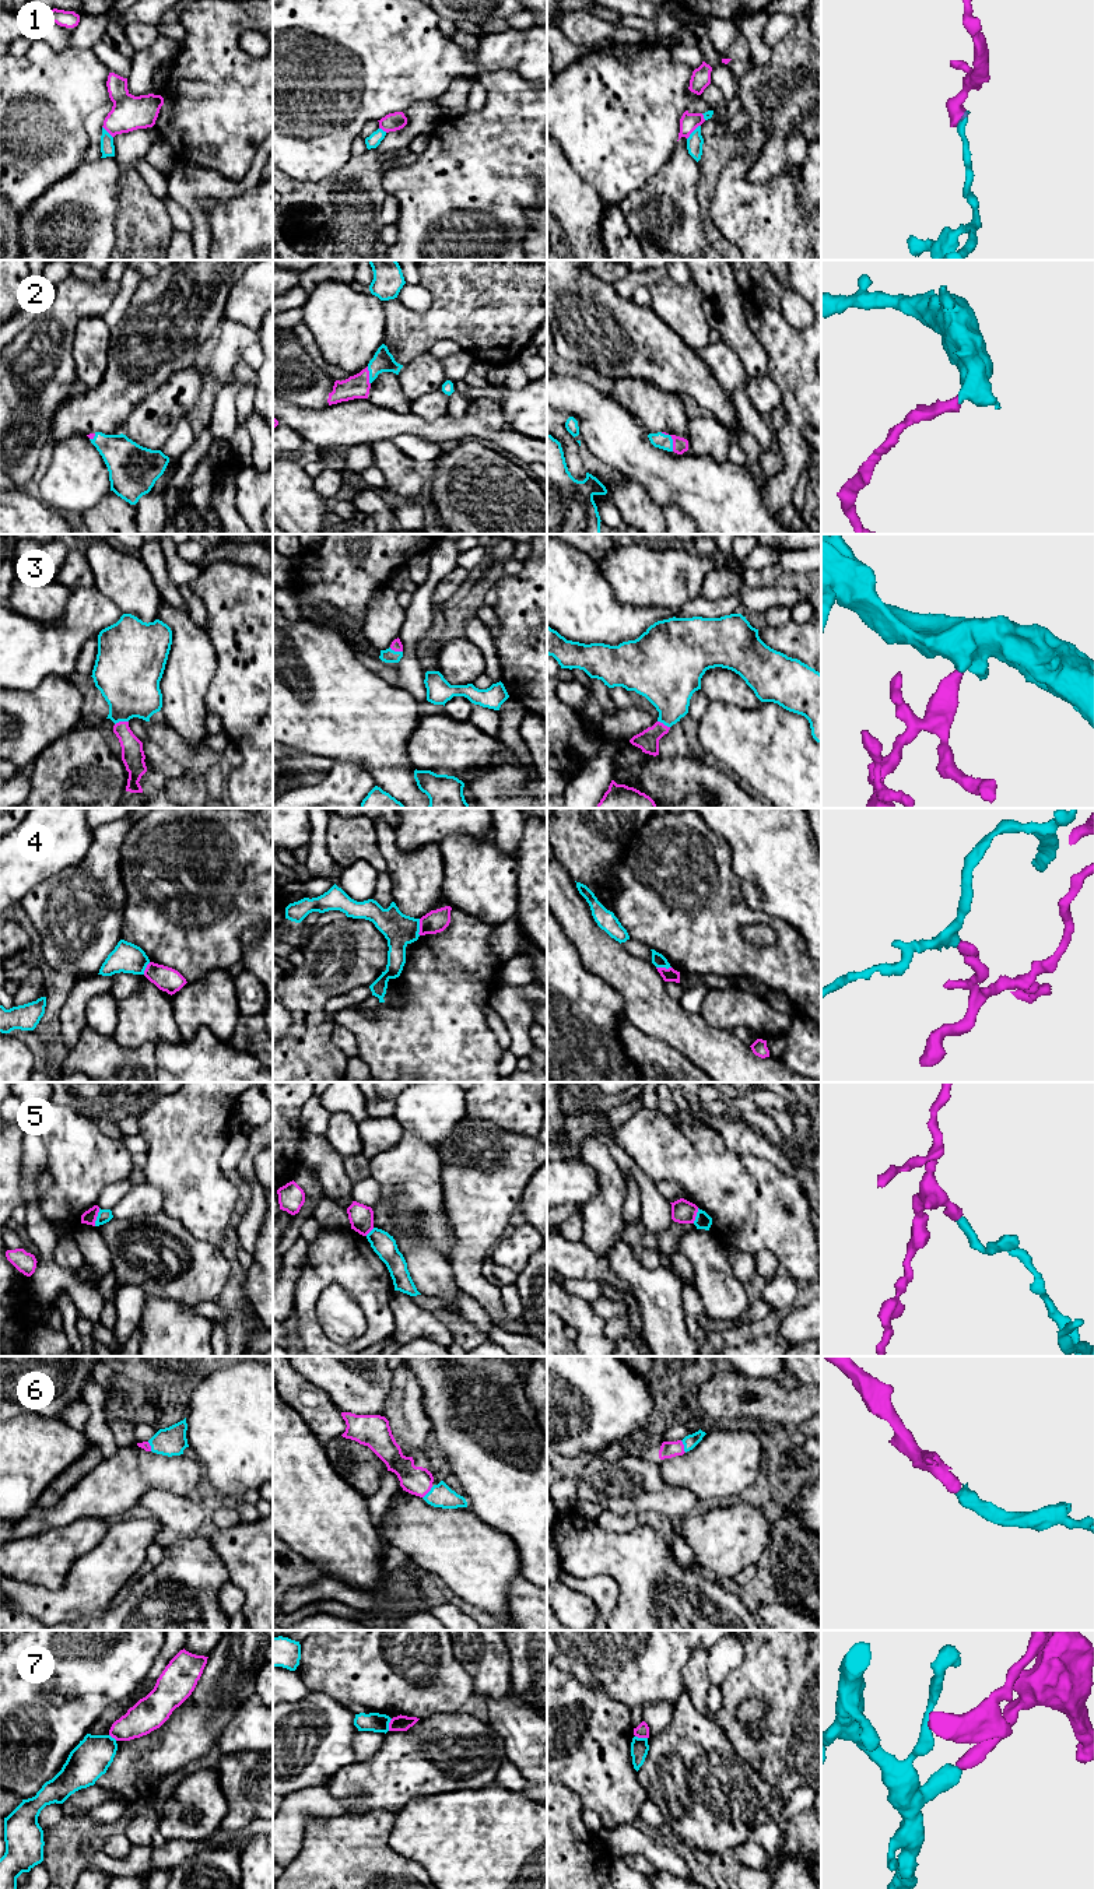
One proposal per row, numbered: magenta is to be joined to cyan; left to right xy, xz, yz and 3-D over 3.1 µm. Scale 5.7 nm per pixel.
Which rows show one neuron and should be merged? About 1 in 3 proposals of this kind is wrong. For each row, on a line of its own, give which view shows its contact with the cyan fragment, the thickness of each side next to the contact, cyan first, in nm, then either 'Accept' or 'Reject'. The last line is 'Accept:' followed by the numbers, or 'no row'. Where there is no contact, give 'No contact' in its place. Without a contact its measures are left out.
1: Touches cyan in yz. Thickness 100 nm (cyan) against 110 nm. Reject
2: Touches cyan in yz. Thickness 90 nm (cyan) against 90 nm. Accept
3: Touches cyan in xy. Thickness 360 nm (cyan) against 130 nm. Accept
4: Touches cyan in xz. Thickness 180 nm (cyan) against 130 nm. Reject
5: Touches cyan in xy. Thickness 80 nm (cyan) against 80 nm. Reject
6: Touches cyan in yz. Thickness 80 nm (cyan) against 100 nm. Accept
7: Touches cyan in xz. Thickness 110 nm (cyan) against 100 nm. Reject
Accept: 2, 3, 6

